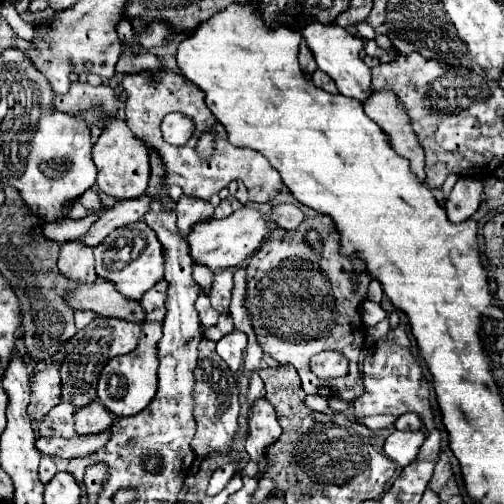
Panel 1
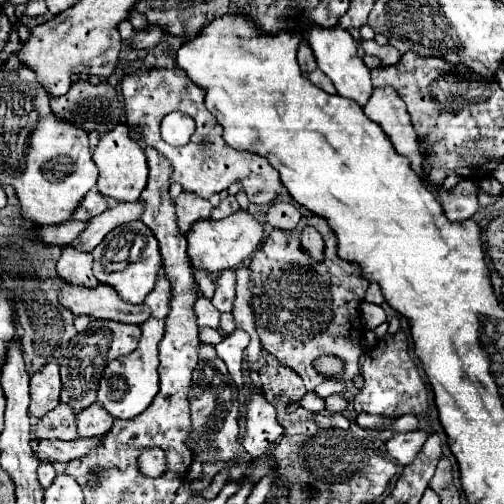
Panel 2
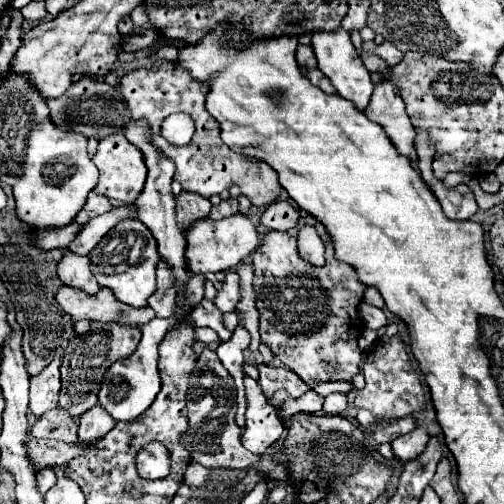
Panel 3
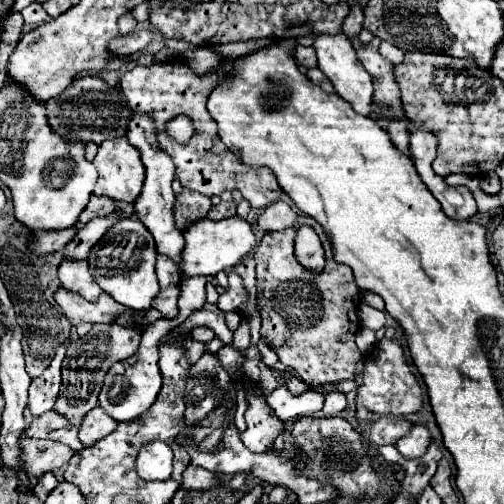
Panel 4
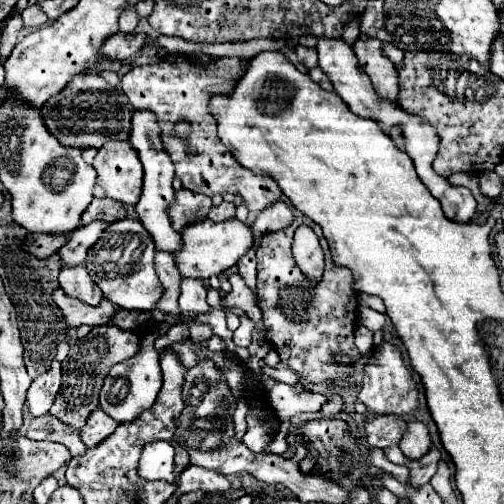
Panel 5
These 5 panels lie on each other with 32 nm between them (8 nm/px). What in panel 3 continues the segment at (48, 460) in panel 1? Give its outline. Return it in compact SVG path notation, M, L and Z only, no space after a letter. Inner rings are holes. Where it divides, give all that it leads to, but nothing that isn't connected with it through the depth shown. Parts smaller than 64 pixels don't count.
M50 466L40 468L36 476L38 476L38 482L40 482L40 492L42 492L42 494L50 488L50 484L56 482L56 472L54 472L54 468L50 468Z

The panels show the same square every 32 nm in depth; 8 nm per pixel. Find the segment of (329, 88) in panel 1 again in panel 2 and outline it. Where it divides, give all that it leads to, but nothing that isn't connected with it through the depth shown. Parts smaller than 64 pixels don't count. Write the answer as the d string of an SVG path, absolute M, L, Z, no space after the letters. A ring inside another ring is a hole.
M314 70L312 74L308 74L308 78L318 86L318 88L322 88L324 92L330 92L330 94L336 94L336 88L334 88L334 84L332 84L332 80L322 72L322 70Z

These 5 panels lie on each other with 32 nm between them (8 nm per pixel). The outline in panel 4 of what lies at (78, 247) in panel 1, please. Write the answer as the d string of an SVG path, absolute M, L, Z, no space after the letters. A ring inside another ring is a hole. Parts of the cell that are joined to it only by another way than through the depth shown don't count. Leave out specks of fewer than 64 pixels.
M64 258L64 262L58 266L58 278L64 288L80 292L86 300L96 300L96 296L100 296L102 292L102 288L96 284L88 270L88 260Z

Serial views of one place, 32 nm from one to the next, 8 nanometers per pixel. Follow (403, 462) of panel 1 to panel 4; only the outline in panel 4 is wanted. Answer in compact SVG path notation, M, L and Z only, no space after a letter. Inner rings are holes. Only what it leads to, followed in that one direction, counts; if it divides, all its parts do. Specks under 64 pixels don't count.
M414 426L406 436L402 436L394 446L396 450L404 456L404 458L418 458L426 452L430 444L430 434L426 430L426 426Z

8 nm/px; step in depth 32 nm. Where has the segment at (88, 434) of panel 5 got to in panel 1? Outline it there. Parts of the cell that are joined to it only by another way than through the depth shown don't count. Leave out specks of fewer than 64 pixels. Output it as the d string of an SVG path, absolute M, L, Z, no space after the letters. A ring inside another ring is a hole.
M90 402L88 406L82 406L74 412L74 422L76 422L76 432L78 434L96 434L112 426L114 418L104 408L100 402Z

